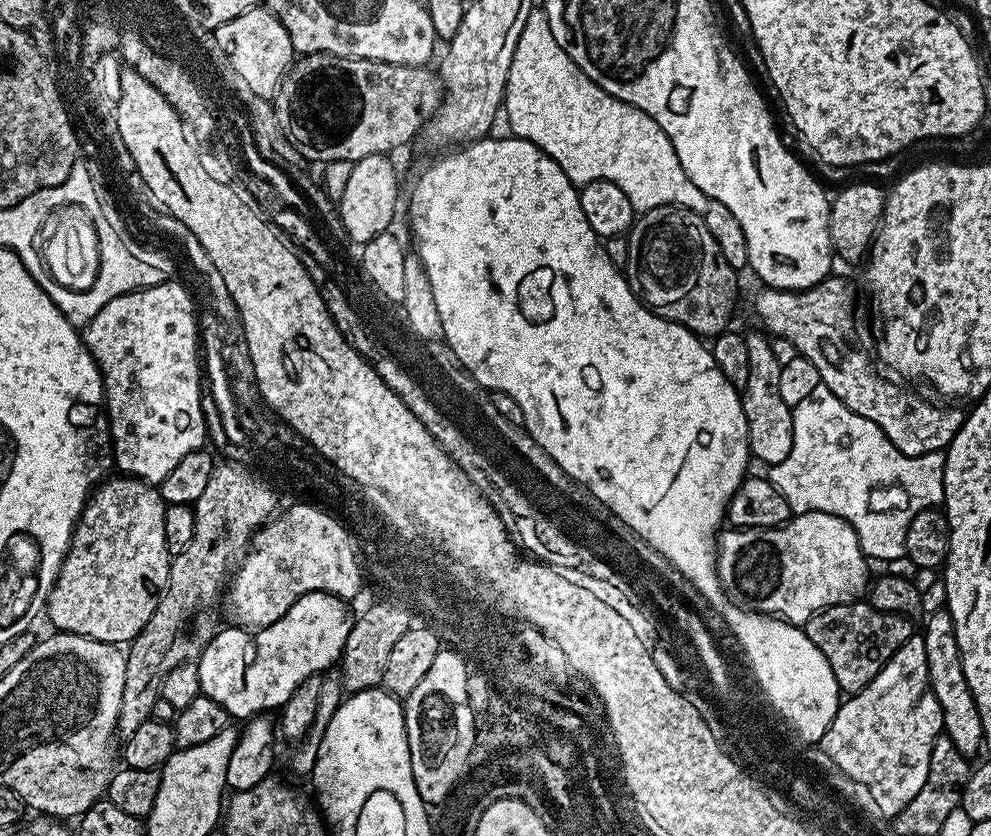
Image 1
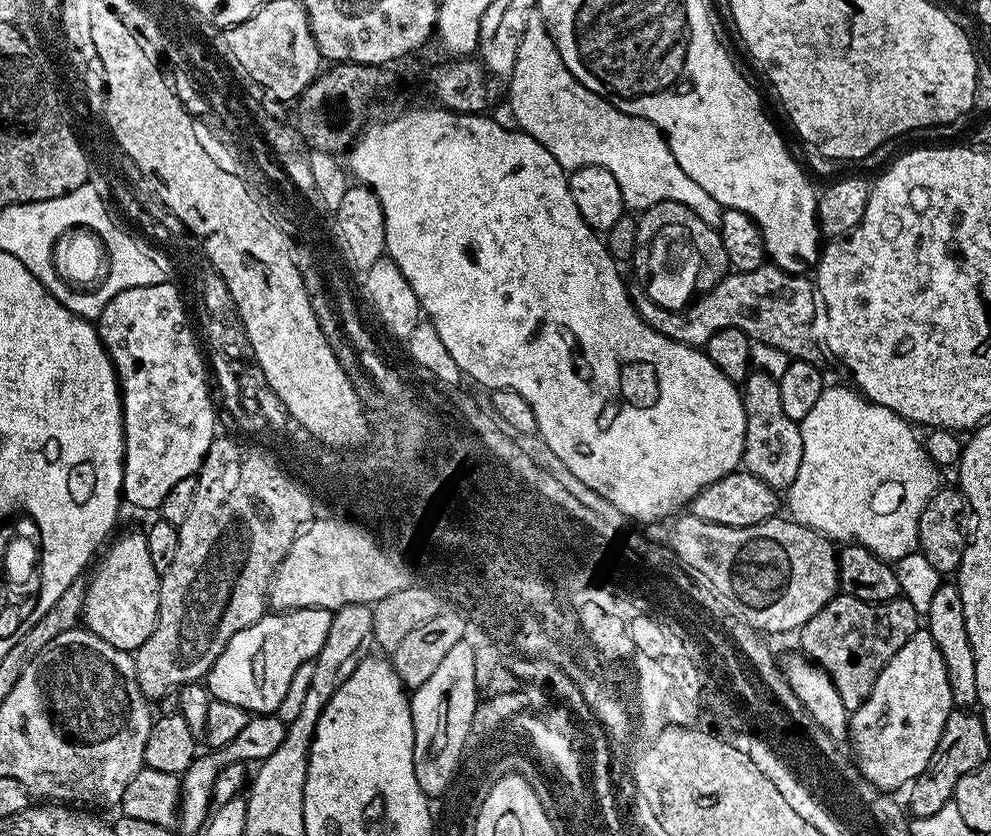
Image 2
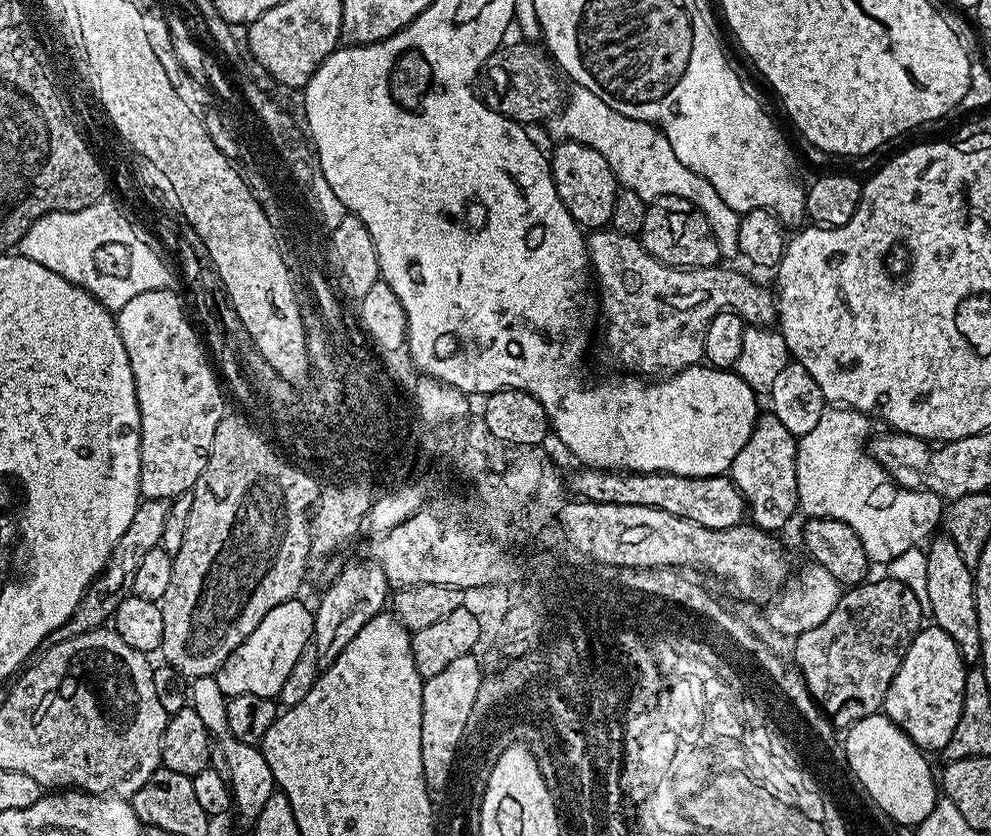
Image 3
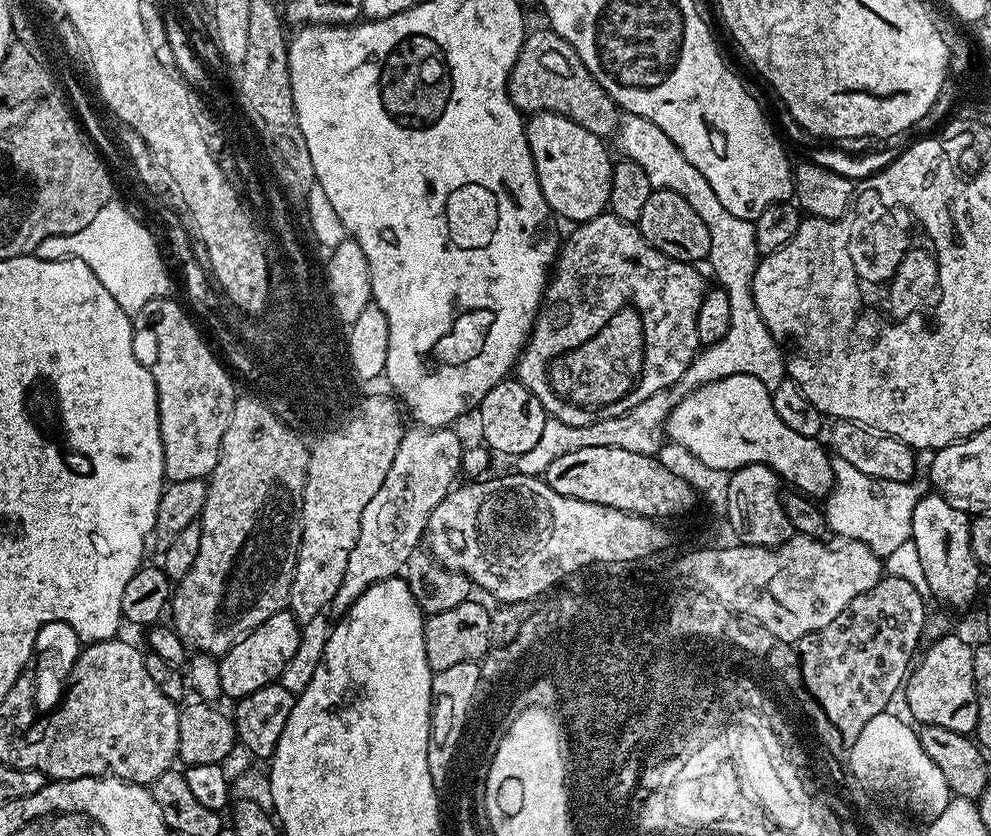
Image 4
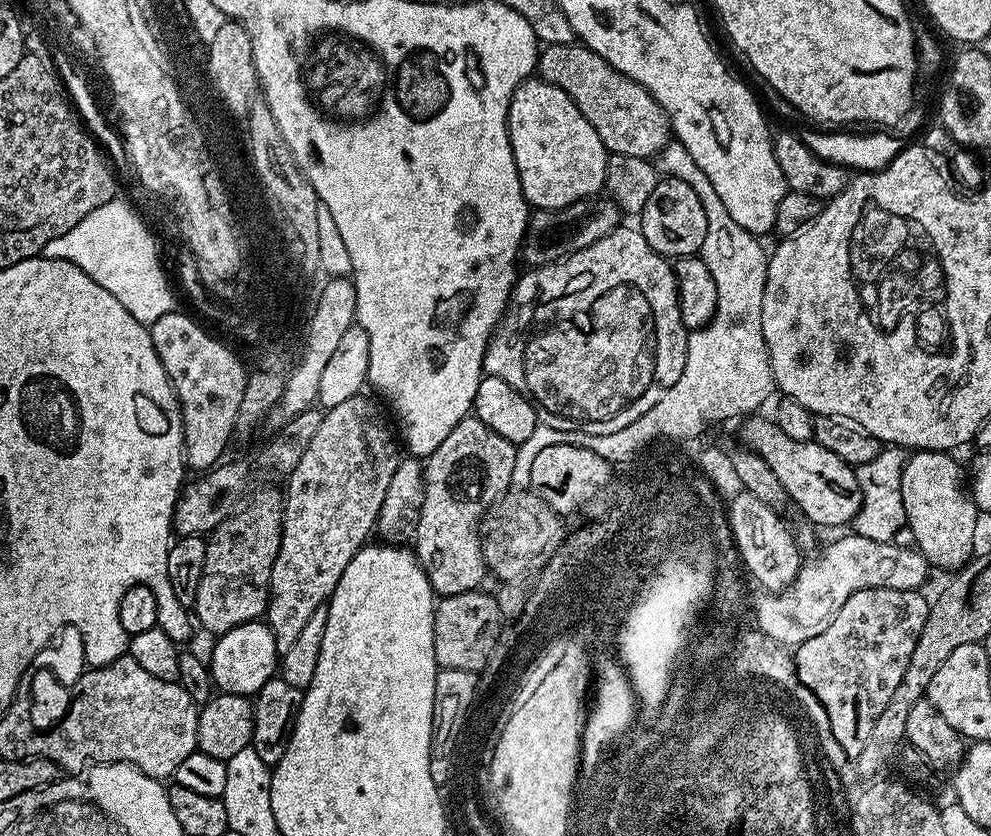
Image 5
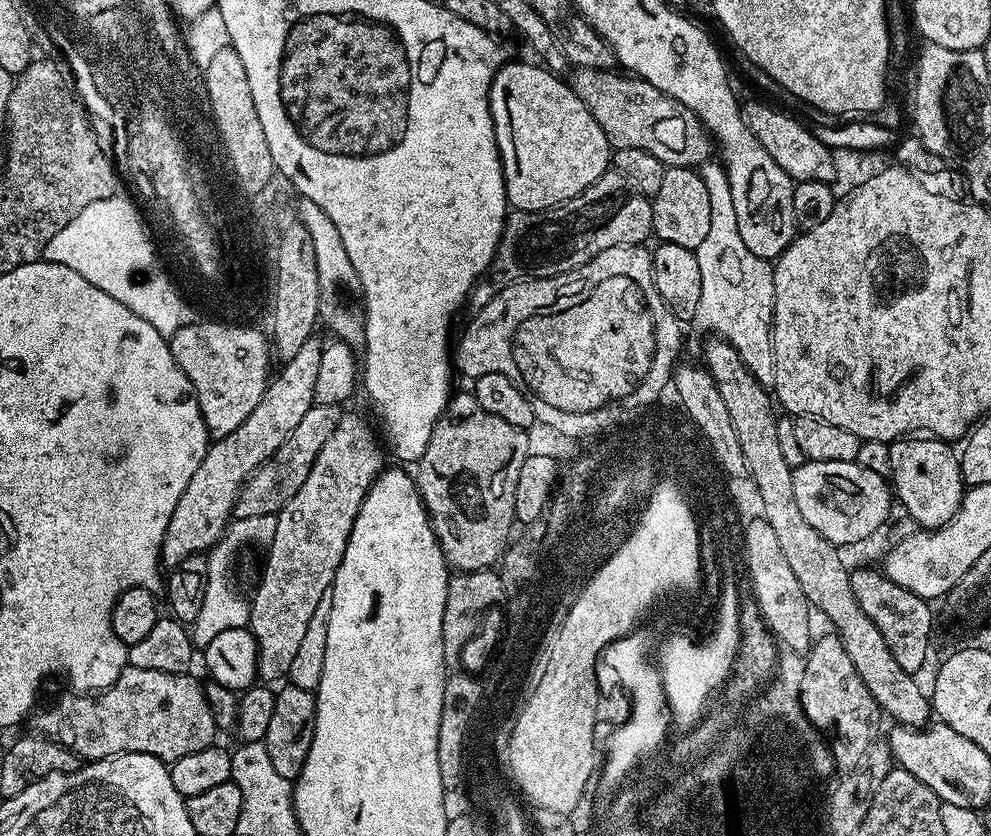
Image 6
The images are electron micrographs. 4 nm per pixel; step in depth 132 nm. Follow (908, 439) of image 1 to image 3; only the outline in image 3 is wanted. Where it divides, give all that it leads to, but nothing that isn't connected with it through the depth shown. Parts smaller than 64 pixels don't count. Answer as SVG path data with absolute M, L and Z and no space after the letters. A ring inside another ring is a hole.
M592 230L587 233L586 243L588 245L588 259L591 271L594 273L594 284L600 287L600 312L604 315L604 344L612 351L612 356L621 364L623 371L635 374L640 378L660 378L665 374L681 372L684 368L699 365L704 360L704 339L706 338L706 326L720 312L737 312L748 326L772 326L777 323L776 306L774 303L774 292L771 287L763 288L756 280L735 272L732 268L725 266L713 266L710 268L672 268L669 264L663 264L658 258L654 258L645 248L640 245L635 236L627 236L621 232L611 230Z

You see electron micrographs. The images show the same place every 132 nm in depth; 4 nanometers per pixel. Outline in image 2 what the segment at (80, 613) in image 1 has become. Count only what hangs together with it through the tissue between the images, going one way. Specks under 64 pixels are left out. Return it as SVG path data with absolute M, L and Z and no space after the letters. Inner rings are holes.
M143 531L118 536L103 549L99 557L100 565L98 560L92 581L87 581L82 624L89 632L102 638L102 642L110 642L110 646L118 646L118 650L123 652L135 653L142 646L142 642L146 642L146 638L154 634L160 609L162 573L150 559L150 549L146 546Z

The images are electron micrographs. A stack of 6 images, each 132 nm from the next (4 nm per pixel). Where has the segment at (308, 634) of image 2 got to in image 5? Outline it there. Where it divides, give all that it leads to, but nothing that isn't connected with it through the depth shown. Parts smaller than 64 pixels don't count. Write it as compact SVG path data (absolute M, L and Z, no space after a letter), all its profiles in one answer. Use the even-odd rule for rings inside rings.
M251 620L242 626L234 626L234 630L219 633L215 640L212 660L210 656L210 671L212 683L220 692L252 698L262 690L262 686L266 686L268 680L277 675L276 639L272 631L268 629L267 623Z

